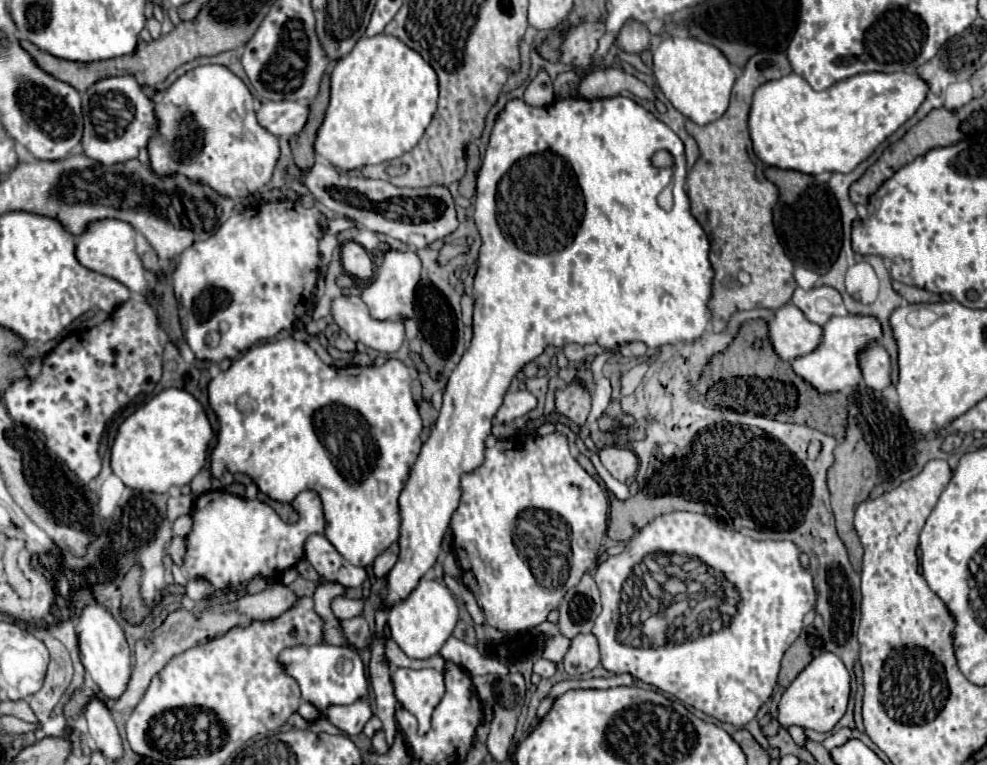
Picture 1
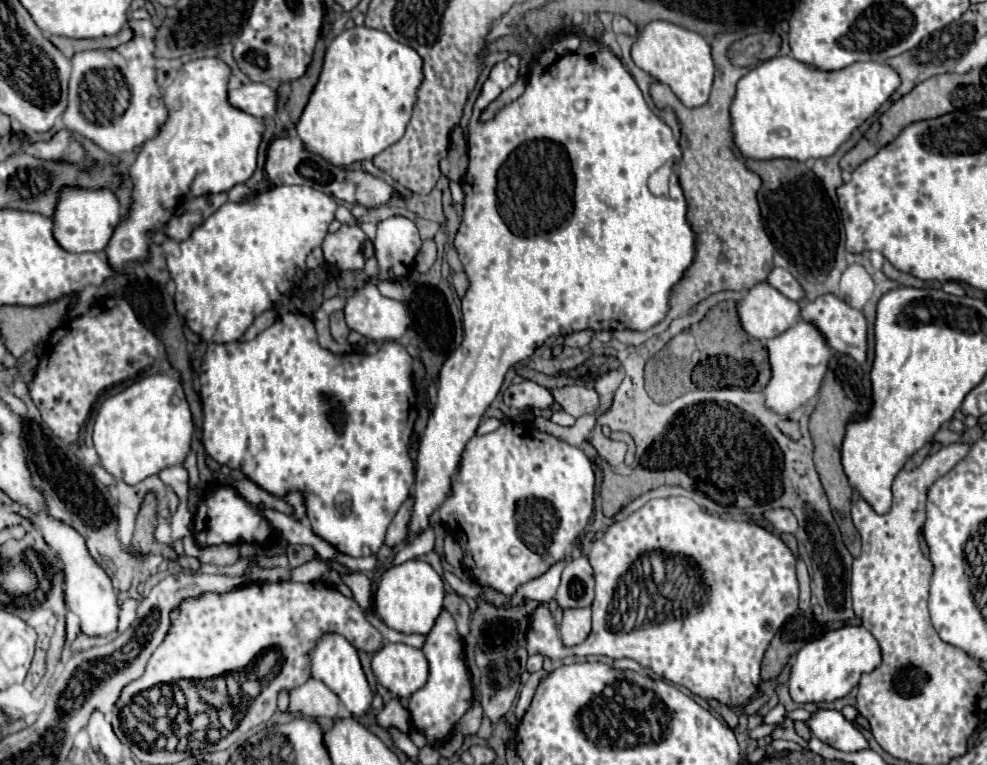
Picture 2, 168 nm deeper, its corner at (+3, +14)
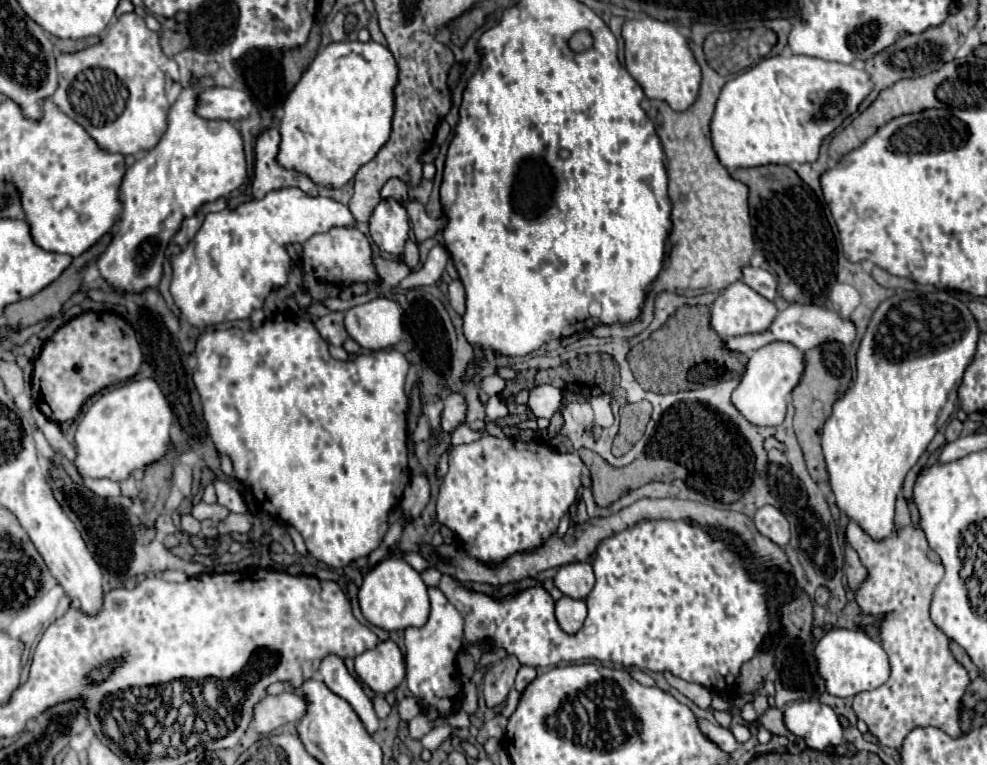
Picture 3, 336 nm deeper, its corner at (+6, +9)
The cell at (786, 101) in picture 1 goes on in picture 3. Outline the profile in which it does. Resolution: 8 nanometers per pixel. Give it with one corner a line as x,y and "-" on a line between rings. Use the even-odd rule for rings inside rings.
808,55
766,57
758,65
736,75
722,87
710,121
714,153
724,167
758,167
768,163
788,165
794,161
796,163
816,161
822,139
828,137
846,115
852,115
858,109
858,105
870,93
870,89
872,81
868,73
852,65
830,63

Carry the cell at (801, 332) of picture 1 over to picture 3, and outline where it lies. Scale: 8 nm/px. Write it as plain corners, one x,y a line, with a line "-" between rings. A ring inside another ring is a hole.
736,281
722,289
714,303
710,305
710,325
720,337
732,337
732,335
746,335
746,333
762,333
770,327
774,321
778,309
772,301
758,295
754,289
750,289
746,283

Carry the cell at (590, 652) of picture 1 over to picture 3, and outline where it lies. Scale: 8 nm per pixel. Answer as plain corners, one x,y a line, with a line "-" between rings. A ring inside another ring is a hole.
560,597
556,601
556,619
566,633
574,635
586,619
586,603
576,601
572,597

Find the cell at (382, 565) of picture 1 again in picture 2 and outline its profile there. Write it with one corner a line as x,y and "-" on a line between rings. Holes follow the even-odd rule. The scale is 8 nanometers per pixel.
409,498
407,502
403,502
403,506
399,508
399,512
395,514
393,522
387,528
385,546
395,548
397,544
401,544
407,538
407,522
409,522
409,516
411,516
411,506
413,506
413,500

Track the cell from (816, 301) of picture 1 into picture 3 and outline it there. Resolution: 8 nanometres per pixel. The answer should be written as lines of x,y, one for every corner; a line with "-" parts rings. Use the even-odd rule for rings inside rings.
752,265
744,267
742,269
742,281
748,287
752,287
756,293
760,293
762,297
766,297
770,301
776,297
776,285
778,285
776,277
768,271
760,269
760,267
752,267

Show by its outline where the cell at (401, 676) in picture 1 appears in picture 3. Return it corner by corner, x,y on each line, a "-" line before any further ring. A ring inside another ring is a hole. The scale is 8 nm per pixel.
388,639
360,653
354,659
354,671
374,693
388,693
402,683
406,665
398,645

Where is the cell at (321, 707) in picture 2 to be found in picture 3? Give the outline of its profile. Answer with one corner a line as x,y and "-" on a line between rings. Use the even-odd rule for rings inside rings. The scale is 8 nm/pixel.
284,691
280,695
264,695
252,711
252,729
260,735
268,735
284,723
296,723
302,719
306,703
302,697

